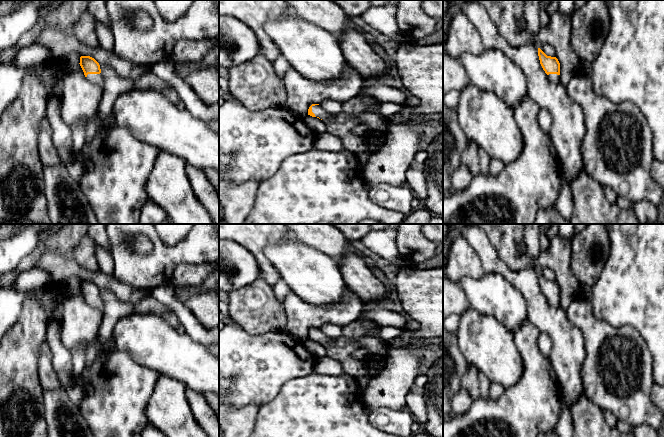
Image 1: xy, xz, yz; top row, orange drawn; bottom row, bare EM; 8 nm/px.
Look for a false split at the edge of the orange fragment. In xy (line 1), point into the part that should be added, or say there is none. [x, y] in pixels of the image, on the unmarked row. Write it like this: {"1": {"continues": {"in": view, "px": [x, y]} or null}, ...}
{"1": {"continues": {"in": "xy", "px": [97, 303]}}}

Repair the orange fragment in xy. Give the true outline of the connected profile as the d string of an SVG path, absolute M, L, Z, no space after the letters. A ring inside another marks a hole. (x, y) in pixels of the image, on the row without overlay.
M90 280L80 281L80 290L84 296L85 301L93 308L104 313L104 303L102 301L99 287Z

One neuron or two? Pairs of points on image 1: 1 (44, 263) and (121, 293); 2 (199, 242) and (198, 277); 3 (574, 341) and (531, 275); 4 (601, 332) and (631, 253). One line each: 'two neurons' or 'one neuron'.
1: one neuron
2: two neurons
3: one neuron
4: two neurons

